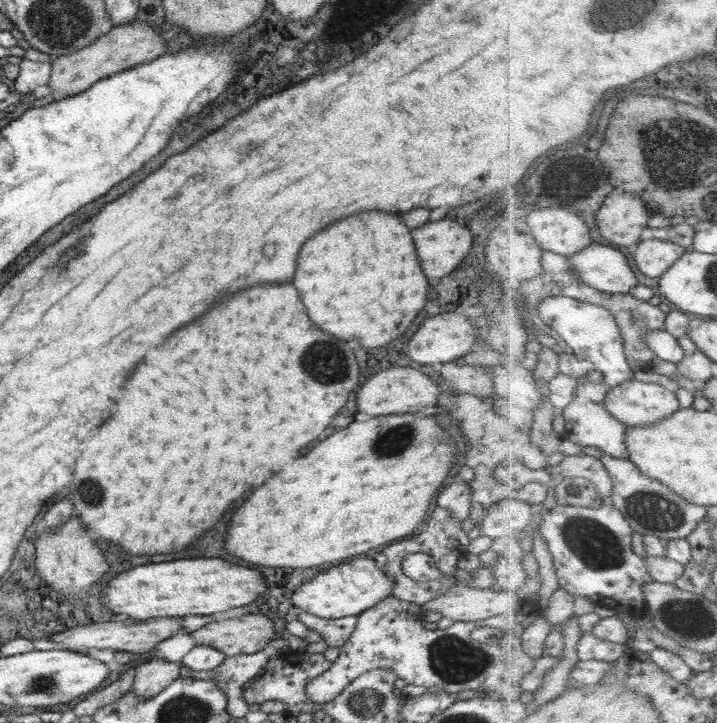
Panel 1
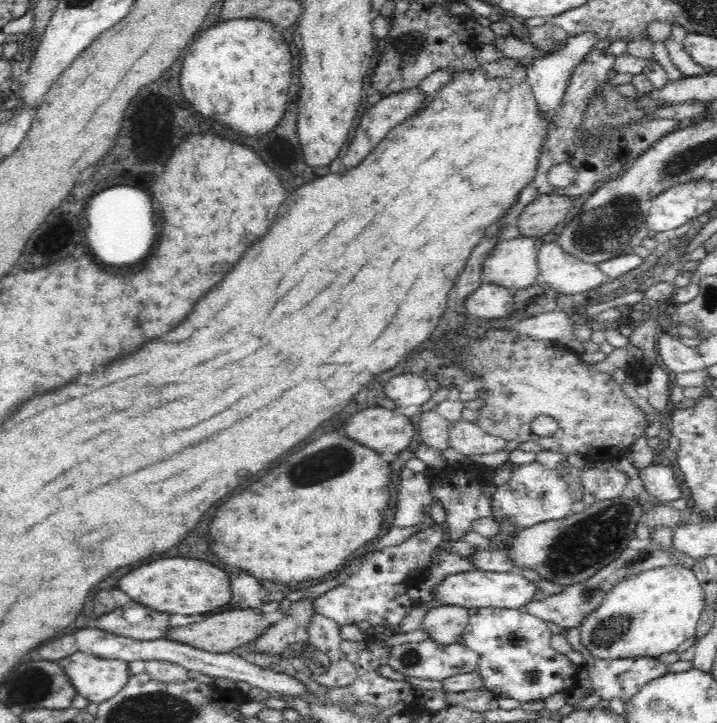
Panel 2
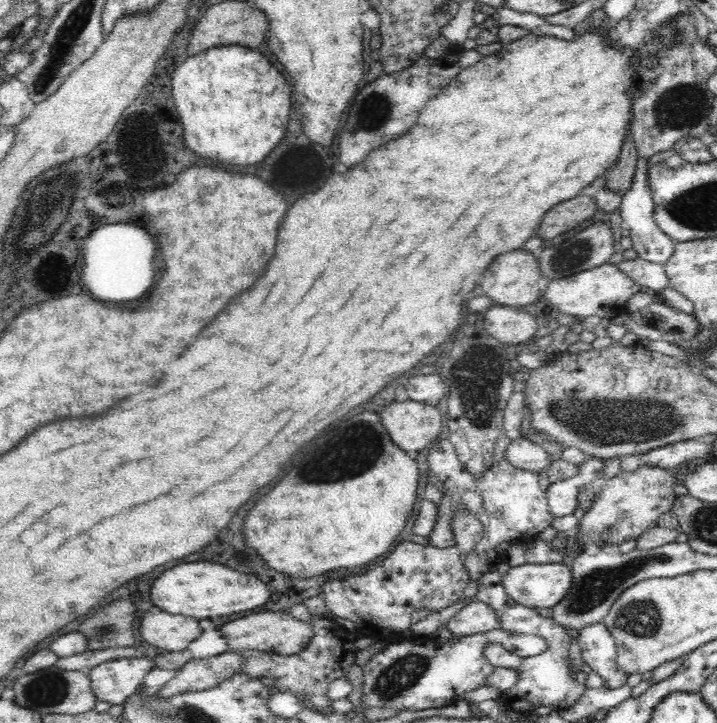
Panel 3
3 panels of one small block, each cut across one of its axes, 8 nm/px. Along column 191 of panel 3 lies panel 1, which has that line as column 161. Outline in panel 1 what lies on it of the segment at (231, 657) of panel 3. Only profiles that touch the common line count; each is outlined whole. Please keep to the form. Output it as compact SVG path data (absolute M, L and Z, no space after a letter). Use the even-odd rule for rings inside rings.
M151 659L136 666L132 694L142 700L158 696L159 692L180 677L181 666L181 662L172 663L164 659Z

